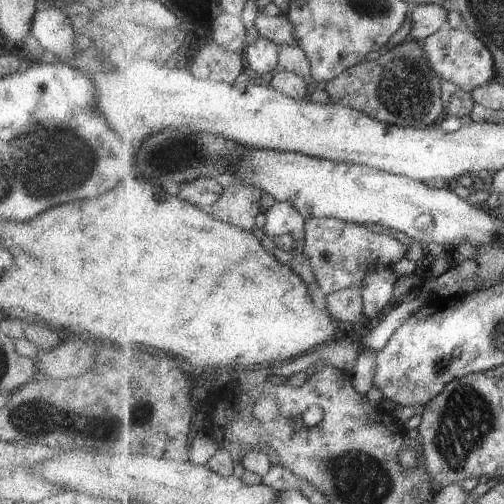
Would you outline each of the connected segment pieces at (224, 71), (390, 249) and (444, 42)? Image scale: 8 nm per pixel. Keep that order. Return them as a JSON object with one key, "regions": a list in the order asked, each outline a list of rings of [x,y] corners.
{"regions":[[[[215,40],[207,42],[200,50],[196,62],[190,63],[198,78],[212,78],[233,83],[248,66],[247,59],[239,52],[220,46]]],[[[334,217],[308,219],[306,240],[303,244],[306,254],[312,258],[314,272],[318,278],[317,287],[323,297],[352,285],[358,285],[364,289],[368,285],[366,282],[368,274],[376,270],[376,266],[394,268],[408,256],[410,249],[392,234],[373,232],[368,225],[346,222]]],[[[446,22],[440,32],[422,41],[422,47],[426,50],[428,60],[432,62],[432,68],[440,74],[440,77],[450,83],[451,87],[473,91],[485,84],[490,84],[496,76],[497,64],[492,50],[472,32],[464,28],[452,28],[450,22]]]]}

